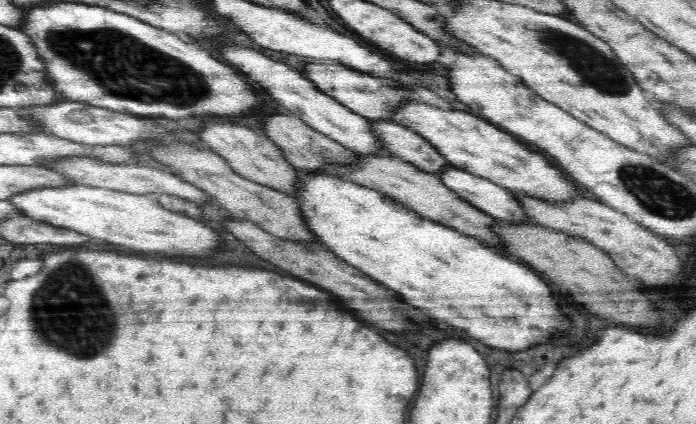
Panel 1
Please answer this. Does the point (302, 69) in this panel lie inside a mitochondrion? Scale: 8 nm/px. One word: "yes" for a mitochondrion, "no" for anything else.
no

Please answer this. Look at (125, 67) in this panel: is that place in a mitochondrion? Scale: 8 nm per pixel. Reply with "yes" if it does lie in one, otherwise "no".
yes

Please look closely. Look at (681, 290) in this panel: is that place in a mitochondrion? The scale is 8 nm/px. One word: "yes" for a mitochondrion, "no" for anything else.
no

